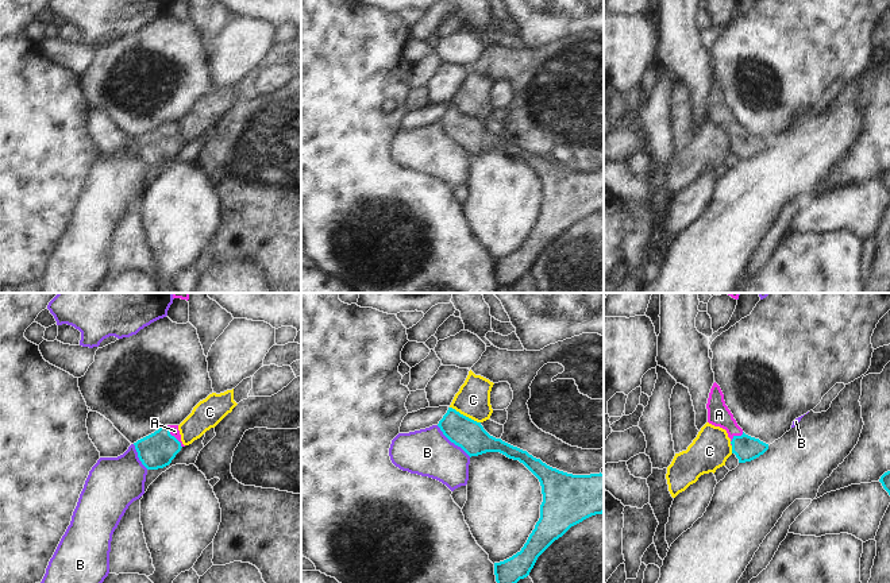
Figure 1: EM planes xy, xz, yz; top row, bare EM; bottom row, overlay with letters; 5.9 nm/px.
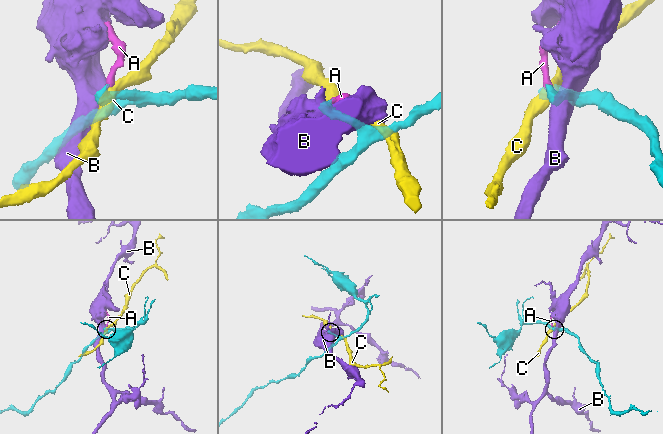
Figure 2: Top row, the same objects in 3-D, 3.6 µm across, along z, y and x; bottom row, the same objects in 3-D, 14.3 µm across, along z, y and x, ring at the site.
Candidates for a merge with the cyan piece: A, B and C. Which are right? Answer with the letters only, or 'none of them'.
A

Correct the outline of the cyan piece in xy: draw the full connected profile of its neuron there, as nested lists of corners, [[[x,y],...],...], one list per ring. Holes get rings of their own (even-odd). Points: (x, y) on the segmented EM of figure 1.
[[[178,425],[161,426],[154,433],[134,443],[138,457],[147,470],[169,466],[185,447],[181,441]]]

